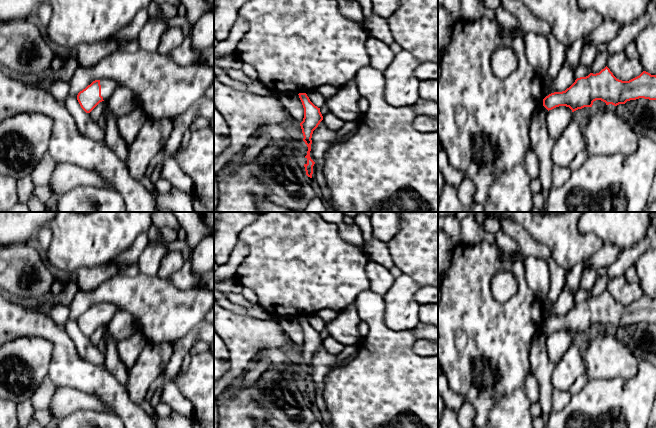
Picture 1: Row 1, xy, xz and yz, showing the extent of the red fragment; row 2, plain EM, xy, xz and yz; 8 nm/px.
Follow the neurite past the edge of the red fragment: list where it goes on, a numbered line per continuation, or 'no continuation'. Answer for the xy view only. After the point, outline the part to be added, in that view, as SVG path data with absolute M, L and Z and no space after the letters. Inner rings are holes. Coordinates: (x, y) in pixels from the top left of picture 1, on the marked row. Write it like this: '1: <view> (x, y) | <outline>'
1: xy (108, 86) | M107 78L100 79L100 85L103 100L107 100L113 94L113 92L119 88L116 82Z

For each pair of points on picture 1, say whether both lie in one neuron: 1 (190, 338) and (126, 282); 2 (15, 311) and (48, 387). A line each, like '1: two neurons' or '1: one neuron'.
1: two neurons
2: two neurons

